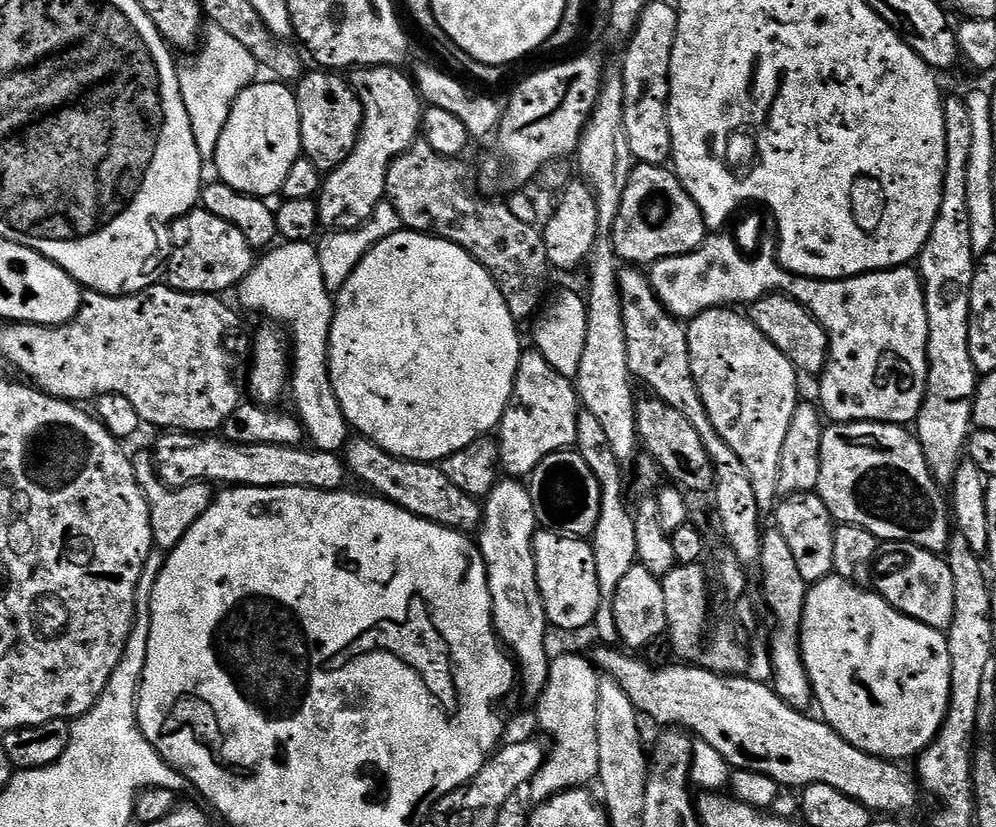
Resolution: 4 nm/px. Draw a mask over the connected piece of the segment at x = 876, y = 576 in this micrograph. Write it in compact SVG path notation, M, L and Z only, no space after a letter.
M892 542L887 545L887 548L888 552L881 551L877 555L872 569L871 587L876 595L926 626L947 630L954 618L954 574L950 574L947 559L943 555L919 548L916 544Z

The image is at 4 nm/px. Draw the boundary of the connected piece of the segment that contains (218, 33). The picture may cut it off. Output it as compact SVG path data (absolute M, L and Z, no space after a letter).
M209 23L203 29L204 45L200 53L189 64L179 65L176 77L180 83L182 102L186 102L186 114L190 114L190 130L194 134L194 142L198 142L200 156L205 162L216 159L218 138L222 138L222 130L226 126L226 118L230 118L230 110L242 94L257 79L258 65L255 58L234 38L226 34L216 24Z

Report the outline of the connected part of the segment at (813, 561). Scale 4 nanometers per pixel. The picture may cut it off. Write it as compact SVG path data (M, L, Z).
M803 492L797 496L785 496L775 505L775 516L774 527L790 545L794 563L798 565L804 581L811 586L833 575L838 528L820 495L816 492Z

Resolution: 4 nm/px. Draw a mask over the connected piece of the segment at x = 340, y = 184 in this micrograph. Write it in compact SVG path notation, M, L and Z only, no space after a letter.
M364 66L355 73L354 87L364 108L364 125L354 150L333 172L327 173L318 193L320 228L328 232L349 232L360 228L374 214L374 210L384 197L386 174L392 160L398 159L418 139L422 132L422 97L417 85L400 73L396 66Z

